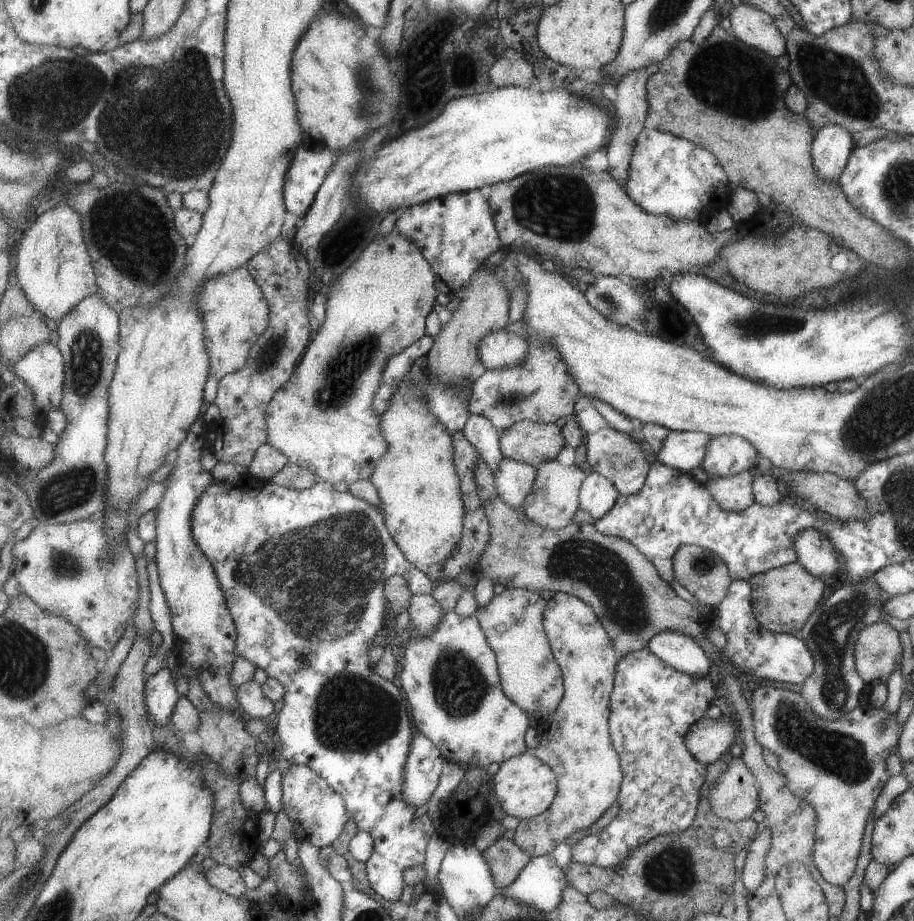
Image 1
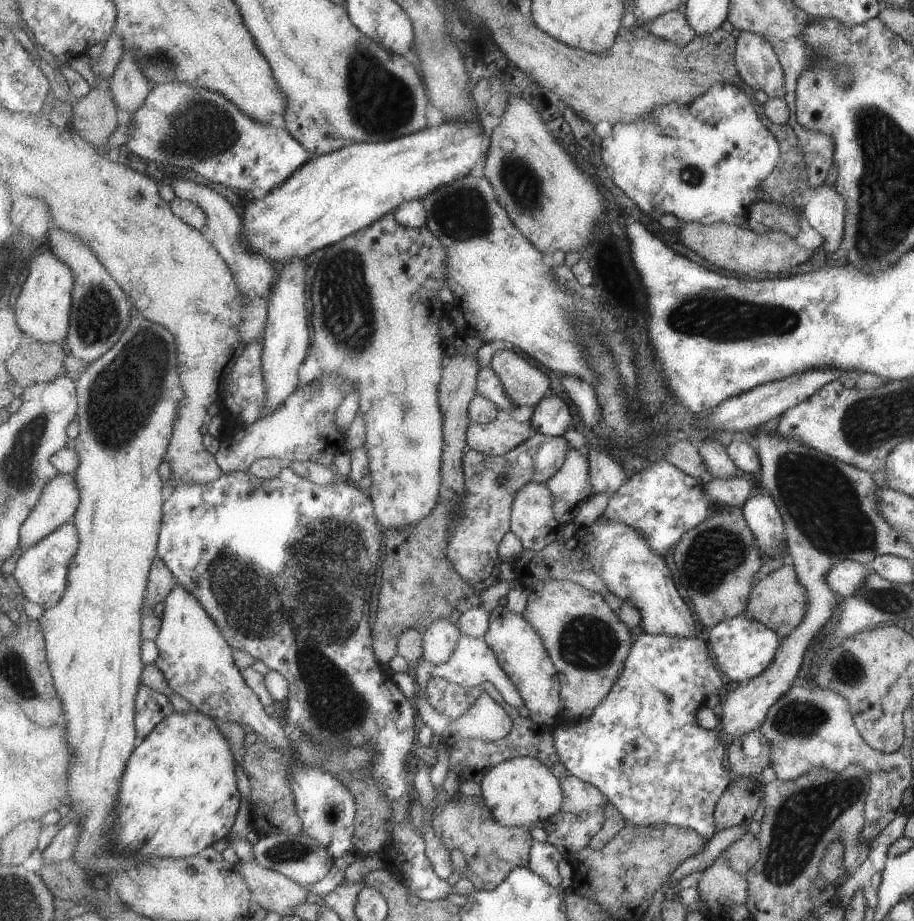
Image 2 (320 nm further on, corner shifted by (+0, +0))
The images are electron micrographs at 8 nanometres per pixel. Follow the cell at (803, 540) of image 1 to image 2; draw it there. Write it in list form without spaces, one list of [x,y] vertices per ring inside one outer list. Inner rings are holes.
[[[843,559],[837,561],[827,572],[826,583],[835,594],[846,599],[862,587],[869,573],[861,562]]]

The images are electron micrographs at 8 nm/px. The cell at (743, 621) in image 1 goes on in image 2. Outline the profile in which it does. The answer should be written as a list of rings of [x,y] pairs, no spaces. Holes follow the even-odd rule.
[[[743,613],[733,618],[721,621],[710,630],[708,643],[711,645],[711,652],[714,652],[718,668],[731,680],[740,684],[746,684],[759,676],[773,660],[780,644],[781,638],[774,629],[768,629],[763,623],[747,618]]]

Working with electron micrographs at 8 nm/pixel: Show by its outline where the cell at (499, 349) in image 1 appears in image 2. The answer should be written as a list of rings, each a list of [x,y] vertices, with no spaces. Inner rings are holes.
[[[513,350],[496,352],[490,367],[502,380],[506,394],[517,406],[536,406],[545,398],[551,386],[549,376],[527,358]]]

